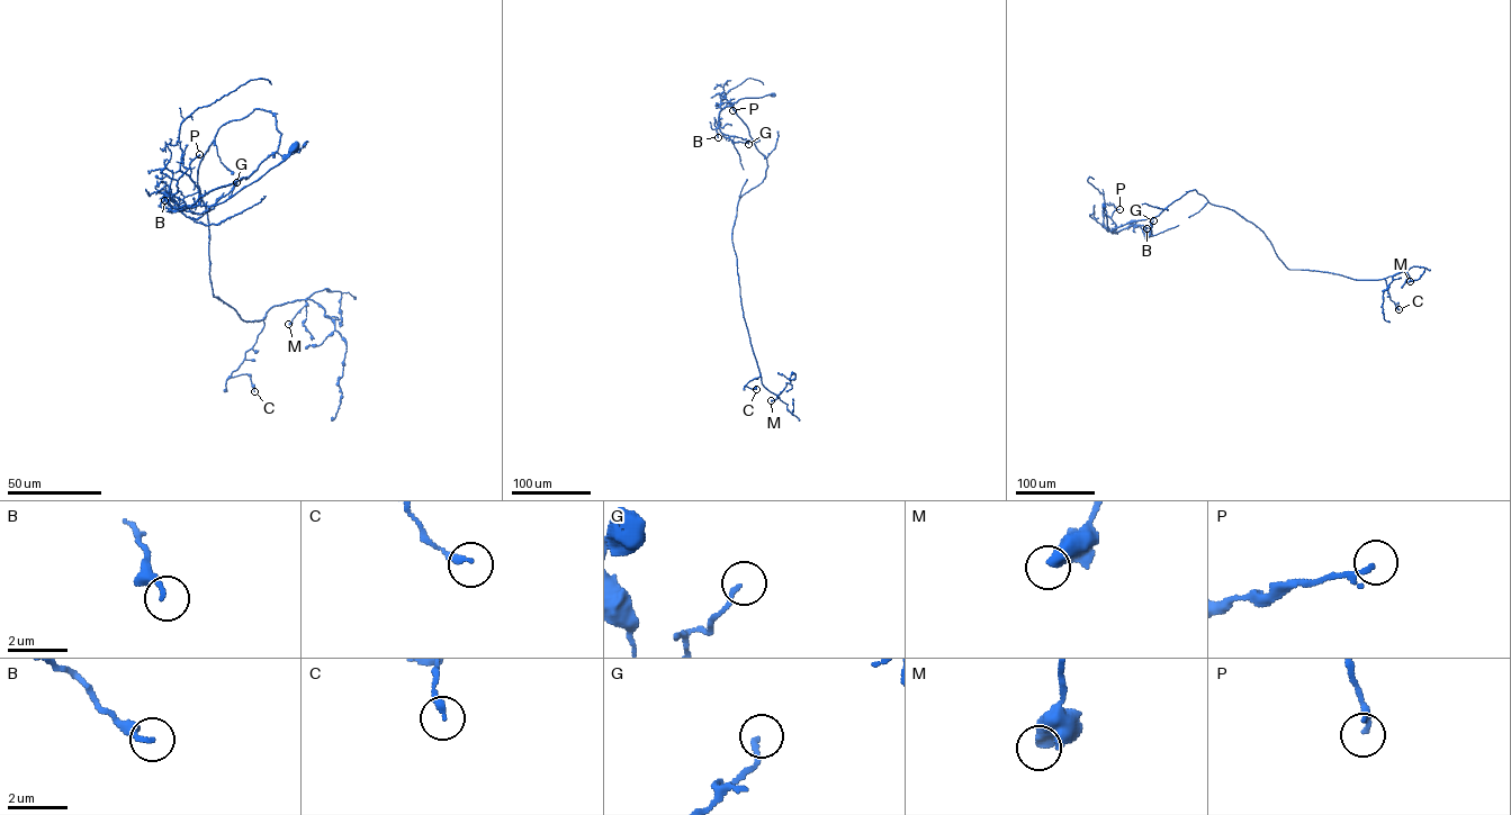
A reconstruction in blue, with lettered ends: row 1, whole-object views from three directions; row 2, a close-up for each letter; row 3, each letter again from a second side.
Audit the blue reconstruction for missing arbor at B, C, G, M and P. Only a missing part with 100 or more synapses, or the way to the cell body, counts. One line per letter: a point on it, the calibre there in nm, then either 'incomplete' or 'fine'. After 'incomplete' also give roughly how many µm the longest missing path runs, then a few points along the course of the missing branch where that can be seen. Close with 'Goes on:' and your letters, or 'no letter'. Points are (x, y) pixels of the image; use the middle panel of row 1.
B: (718, 137) | 200 nm | fine
C: (756, 389) | 200 nm | fine
G: (748, 144) | 160 nm | fine
M: (771, 400) | 550 nm | fine
P: (732, 110) | 130 nm | fine
Goes on: no letter

